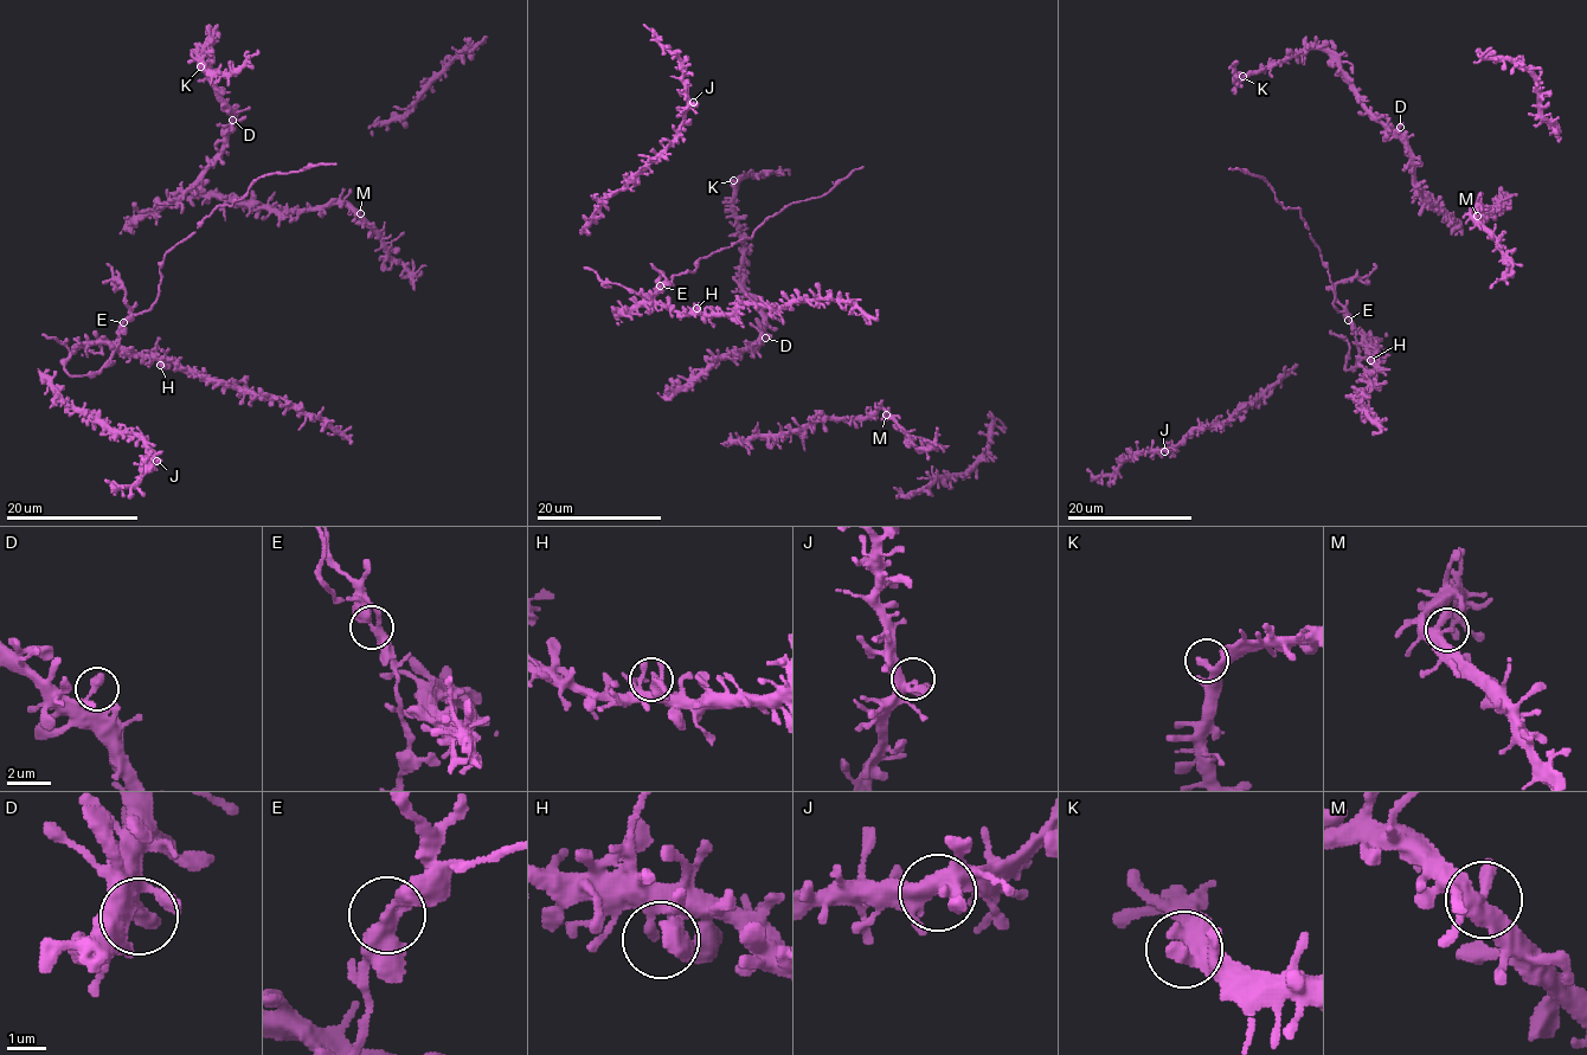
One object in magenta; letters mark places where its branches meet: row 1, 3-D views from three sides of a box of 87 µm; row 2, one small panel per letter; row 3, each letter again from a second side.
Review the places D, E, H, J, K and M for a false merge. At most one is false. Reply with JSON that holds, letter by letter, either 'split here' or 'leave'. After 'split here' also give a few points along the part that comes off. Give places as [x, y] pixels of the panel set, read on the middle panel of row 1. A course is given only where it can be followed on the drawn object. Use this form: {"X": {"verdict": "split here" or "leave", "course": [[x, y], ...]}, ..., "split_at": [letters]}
{"D": {"verdict": "leave"}, "E": {"verdict": "split here", "course": [[660, 287], [650, 296], [605, 283], [608, 287], [591, 269], [583, 268]]}, "H": {"verdict": "leave"}, "J": {"verdict": "leave"}, "K": {"verdict": "leave"}, "M": {"verdict": "leave"}, "split_at": ["E"]}

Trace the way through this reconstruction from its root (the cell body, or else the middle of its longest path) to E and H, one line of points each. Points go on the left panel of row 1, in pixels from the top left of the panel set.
E: (111, 267), (126, 293), (129, 315), (122, 322)
H: (111, 267), (129, 309), (113, 351), (134, 351), (141, 356), (156, 359), (160, 365)

